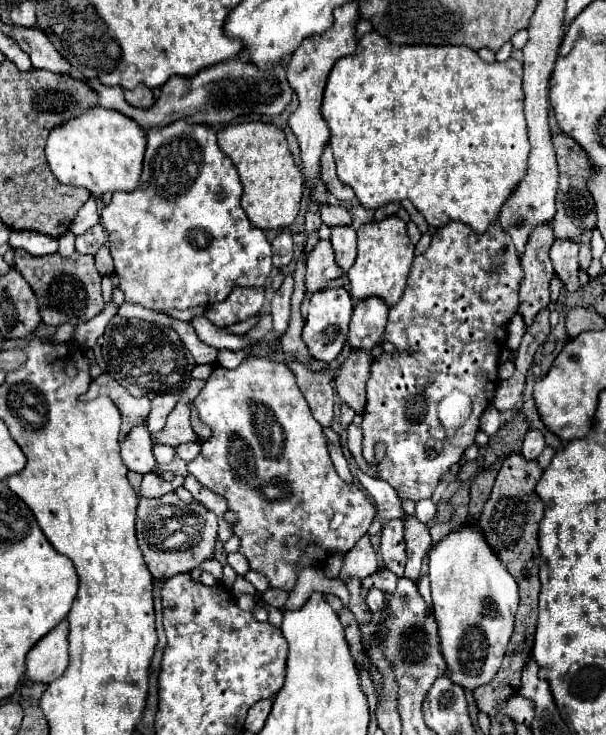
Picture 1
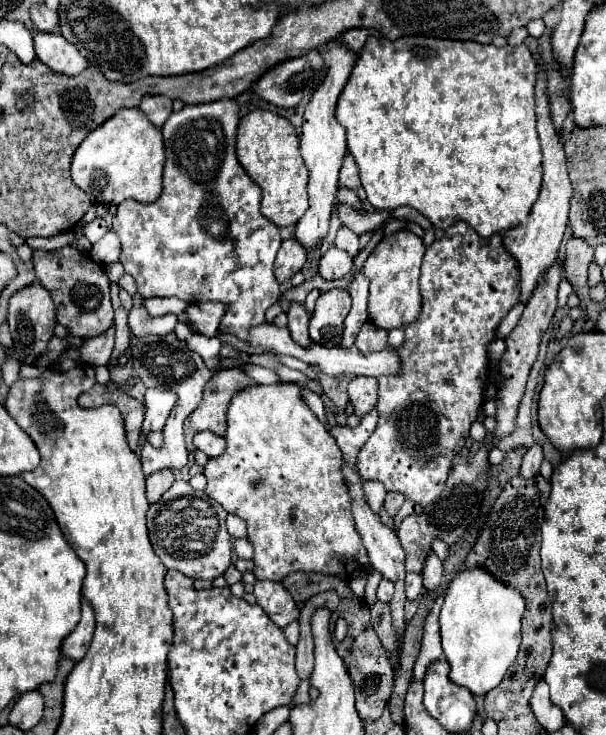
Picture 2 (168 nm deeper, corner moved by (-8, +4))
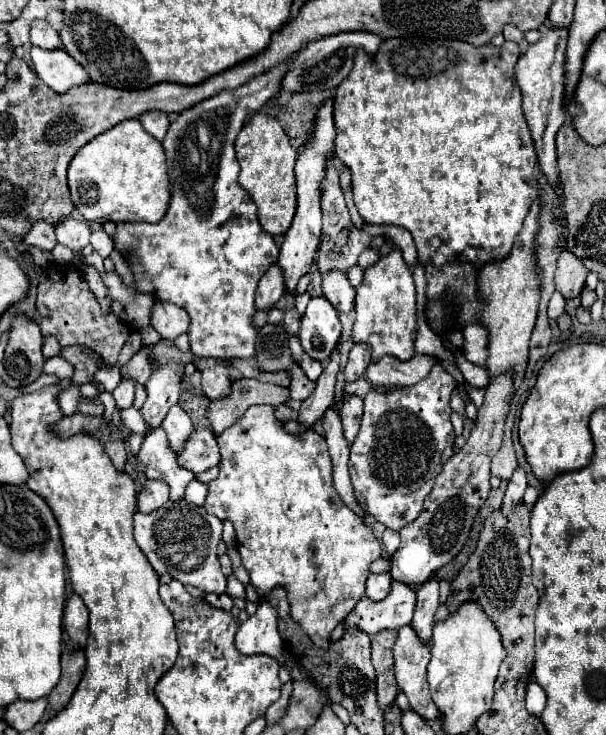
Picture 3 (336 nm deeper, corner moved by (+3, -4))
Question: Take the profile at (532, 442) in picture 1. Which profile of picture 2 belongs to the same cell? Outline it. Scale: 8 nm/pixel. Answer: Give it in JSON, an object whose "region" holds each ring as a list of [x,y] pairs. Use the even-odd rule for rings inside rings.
{"region":[[[533,445],[525,451],[523,455],[523,463],[521,463],[521,477],[523,479],[531,479],[539,473],[539,465],[543,461],[543,451],[541,451],[541,445]]]}

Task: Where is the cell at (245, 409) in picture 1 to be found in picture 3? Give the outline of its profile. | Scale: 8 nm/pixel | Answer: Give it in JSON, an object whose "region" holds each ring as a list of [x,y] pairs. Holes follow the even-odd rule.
{"region":[[[248,407],[248,411],[232,427],[216,437],[222,453],[220,473],[208,483],[208,495],[202,507],[218,519],[232,521],[236,529],[236,547],[256,593],[266,597],[276,585],[284,585],[292,617],[300,623],[316,647],[328,649],[334,627],[362,599],[368,567],[382,555],[382,545],[368,525],[340,501],[332,485],[332,463],[324,437],[316,431],[300,435],[288,433],[284,423],[276,419],[274,411],[276,407]]]}

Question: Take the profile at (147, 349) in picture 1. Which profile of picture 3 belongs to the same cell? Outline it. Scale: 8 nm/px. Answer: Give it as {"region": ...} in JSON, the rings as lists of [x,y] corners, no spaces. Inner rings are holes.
{"region":[[[154,429],[144,439],[136,461],[144,465],[144,475],[148,479],[162,479],[170,485],[170,499],[182,499],[186,485],[194,479],[192,471],[176,463],[176,453],[170,449],[164,429]]]}

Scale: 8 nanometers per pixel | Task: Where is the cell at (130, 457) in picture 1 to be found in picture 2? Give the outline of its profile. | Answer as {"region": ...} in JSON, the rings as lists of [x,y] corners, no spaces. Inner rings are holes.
{"region":[[[153,387],[147,389],[145,393],[145,421],[143,421],[143,433],[147,435],[149,431],[161,431],[165,427],[165,421],[171,413],[171,409],[177,403],[177,393],[167,389],[167,387]]]}

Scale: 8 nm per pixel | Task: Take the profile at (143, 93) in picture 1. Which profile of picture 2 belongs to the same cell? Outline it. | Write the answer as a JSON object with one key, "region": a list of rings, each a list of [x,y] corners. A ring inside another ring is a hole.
{"region":[[[163,95],[145,97],[139,107],[149,117],[149,121],[155,127],[159,127],[159,129],[163,127],[163,123],[167,121],[167,117],[173,113],[173,101],[169,97],[163,97]]]}

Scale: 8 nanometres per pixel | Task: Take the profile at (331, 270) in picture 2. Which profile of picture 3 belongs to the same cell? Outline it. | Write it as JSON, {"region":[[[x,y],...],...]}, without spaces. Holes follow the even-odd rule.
{"region":[[[328,271],[328,275],[322,275],[322,293],[338,311],[346,313],[354,307],[356,289],[346,275],[340,275],[340,271]]]}

